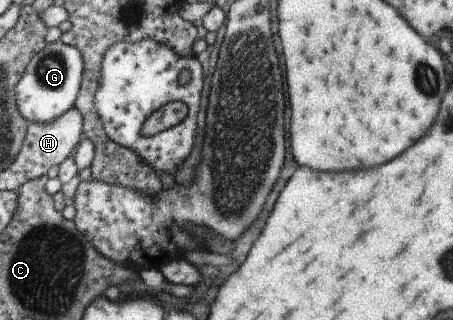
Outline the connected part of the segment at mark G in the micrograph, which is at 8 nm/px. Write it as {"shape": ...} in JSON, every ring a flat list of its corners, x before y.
{"shape":[[61,40,47,43,47,47,35,53,23,80,16,89,20,112,30,121,49,123,59,119,72,109,79,97,86,69,82,51,77,46]]}

